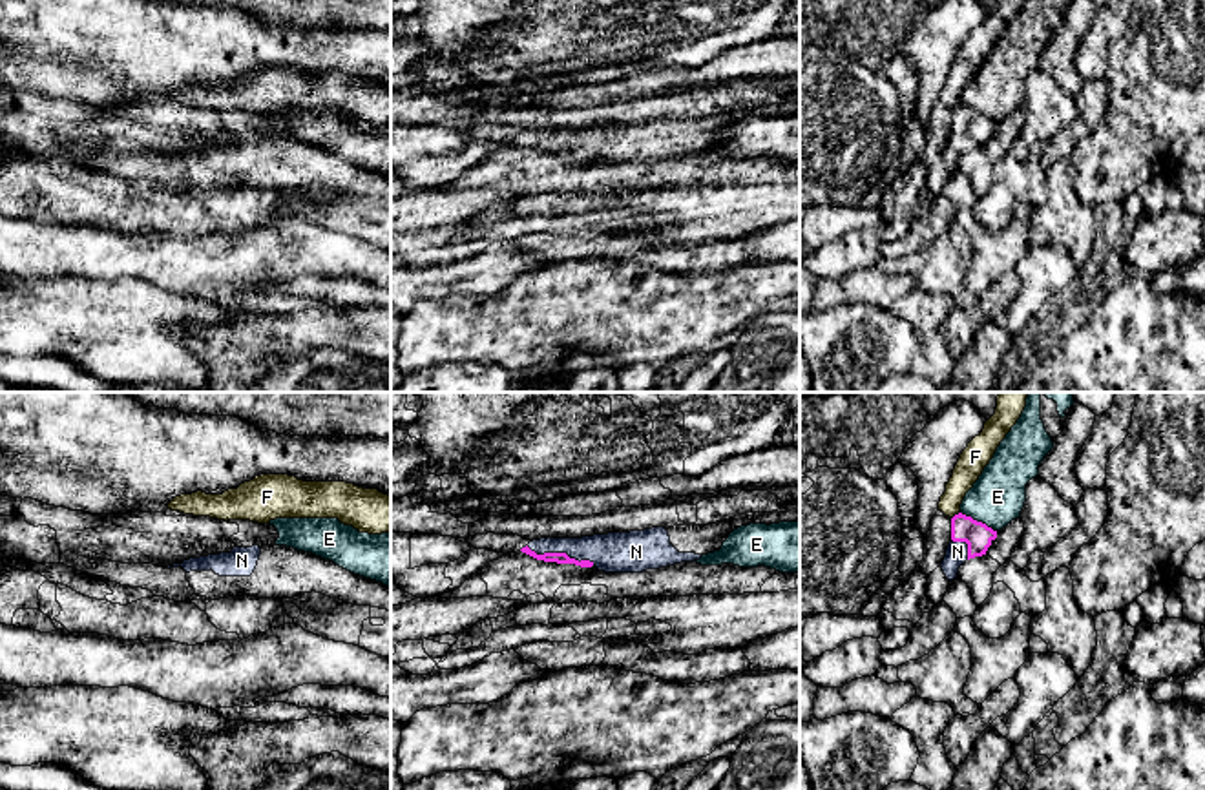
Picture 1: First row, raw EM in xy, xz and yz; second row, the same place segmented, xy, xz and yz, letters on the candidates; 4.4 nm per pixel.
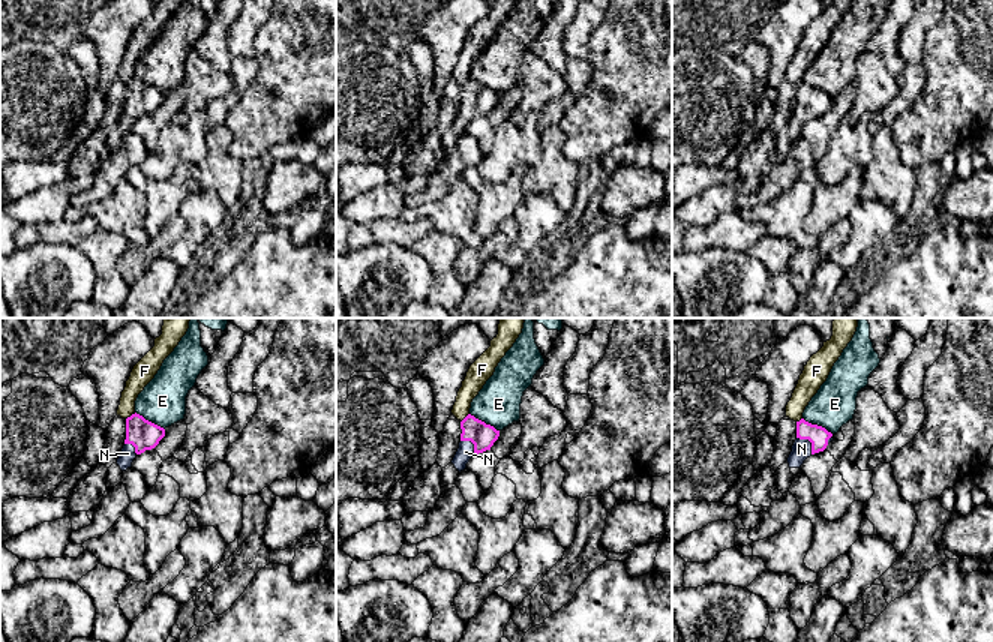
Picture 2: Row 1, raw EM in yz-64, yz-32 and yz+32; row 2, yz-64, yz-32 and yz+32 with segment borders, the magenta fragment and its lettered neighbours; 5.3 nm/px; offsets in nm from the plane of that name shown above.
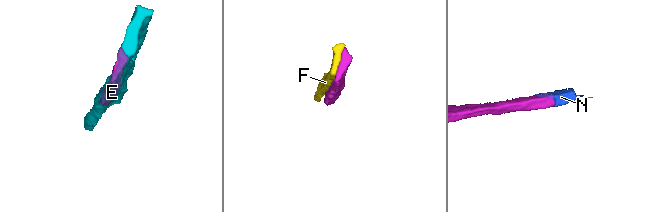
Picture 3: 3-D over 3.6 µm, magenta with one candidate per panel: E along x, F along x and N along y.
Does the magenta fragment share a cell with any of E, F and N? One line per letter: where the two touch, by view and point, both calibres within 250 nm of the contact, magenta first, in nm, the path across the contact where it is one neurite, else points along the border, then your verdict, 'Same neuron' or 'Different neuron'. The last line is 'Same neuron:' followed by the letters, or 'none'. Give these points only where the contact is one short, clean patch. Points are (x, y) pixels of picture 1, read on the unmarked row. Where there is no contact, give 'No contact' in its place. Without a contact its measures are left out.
E: Touches magenta at yz (979, 114). Thickness 120 nm (magenta) against 240 nm. Different neuron
F: Touches magenta at yz (955, 106). Thickness 120 nm (magenta) against 120 nm. Different neuron
N: Touches magenta at xz (561, 145). Thickness 50 nm (magenta) against 180 nm. Path across: xz (548, 148), (561, 145), (616, 143). Same neuron
Same neuron: N

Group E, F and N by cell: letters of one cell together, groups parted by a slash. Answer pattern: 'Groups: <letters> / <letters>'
Groups: E / F / N

